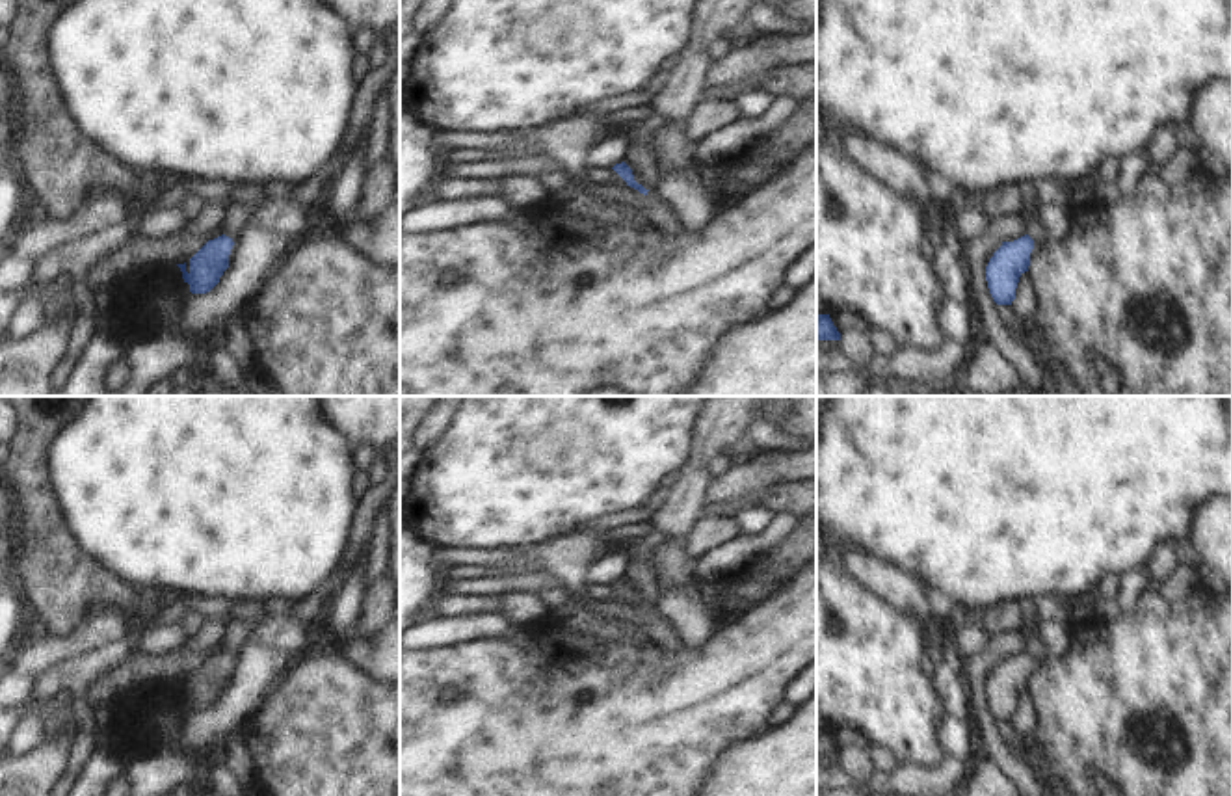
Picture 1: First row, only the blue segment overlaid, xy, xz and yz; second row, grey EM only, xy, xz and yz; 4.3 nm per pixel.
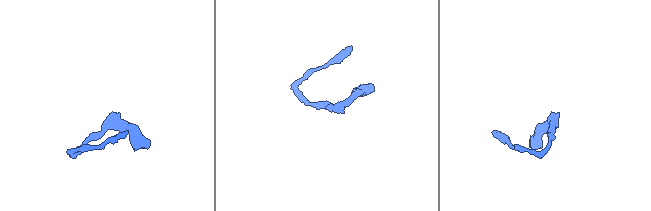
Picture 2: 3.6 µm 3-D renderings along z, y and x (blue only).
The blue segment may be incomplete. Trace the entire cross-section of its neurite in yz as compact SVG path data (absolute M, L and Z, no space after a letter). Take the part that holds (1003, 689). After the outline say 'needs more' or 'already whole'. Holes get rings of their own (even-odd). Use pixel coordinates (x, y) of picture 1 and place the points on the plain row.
M1028 651L1002 658L986 683L989 710L997 722L1012 722L1019 694L1028 688L1030 677L1043 668L1045 660Z; needs more

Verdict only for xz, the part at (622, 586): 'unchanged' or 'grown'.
grown

